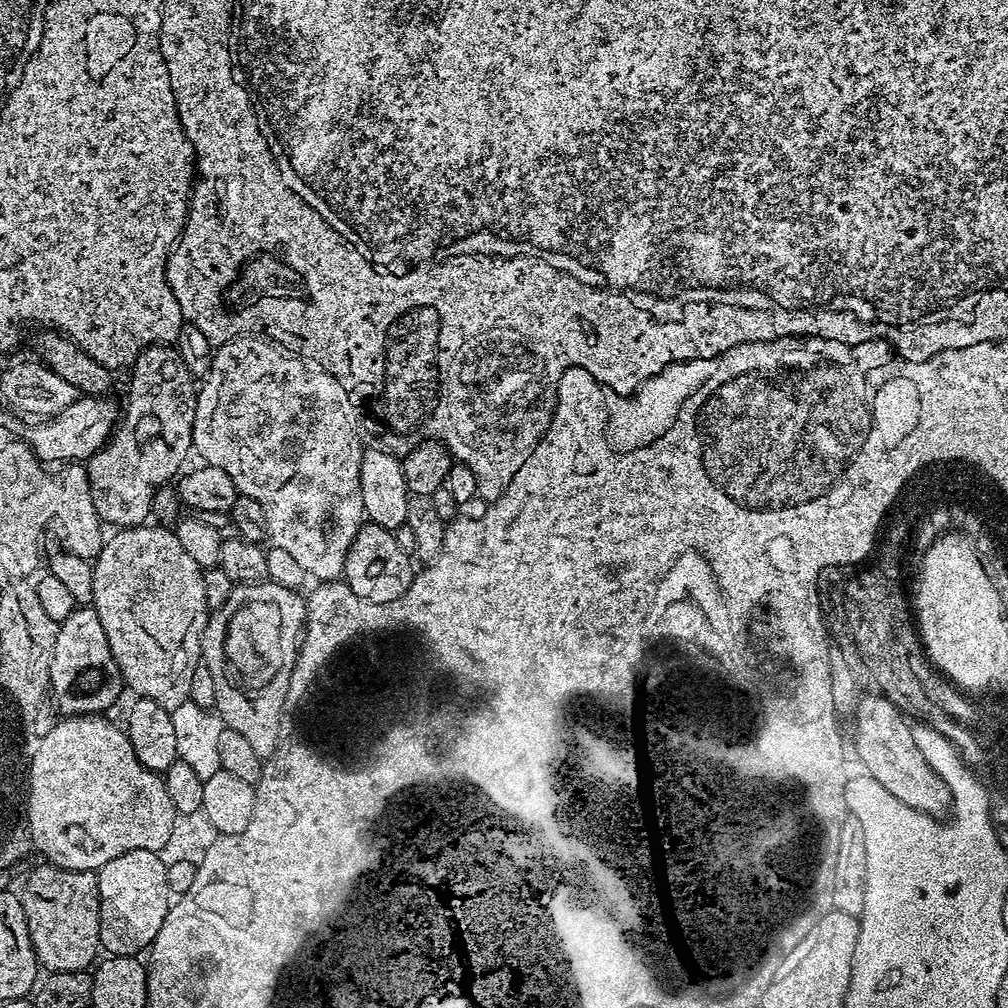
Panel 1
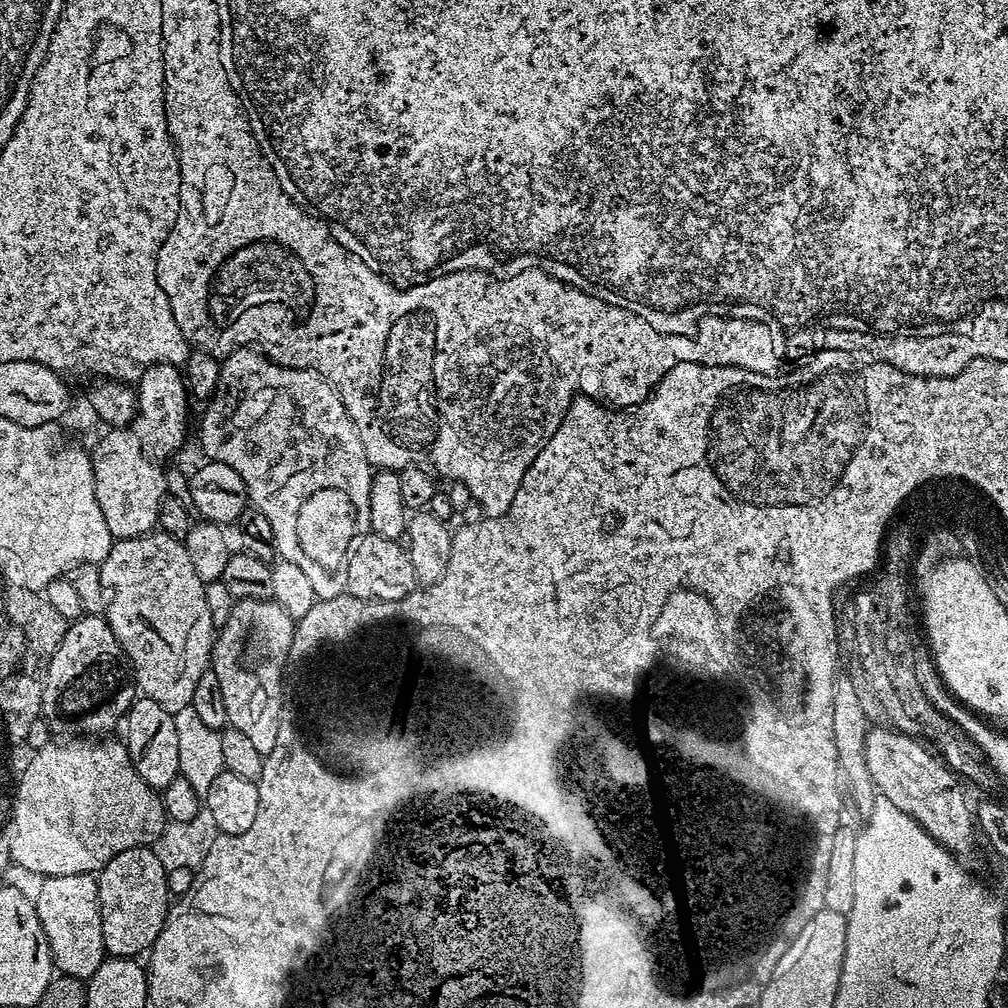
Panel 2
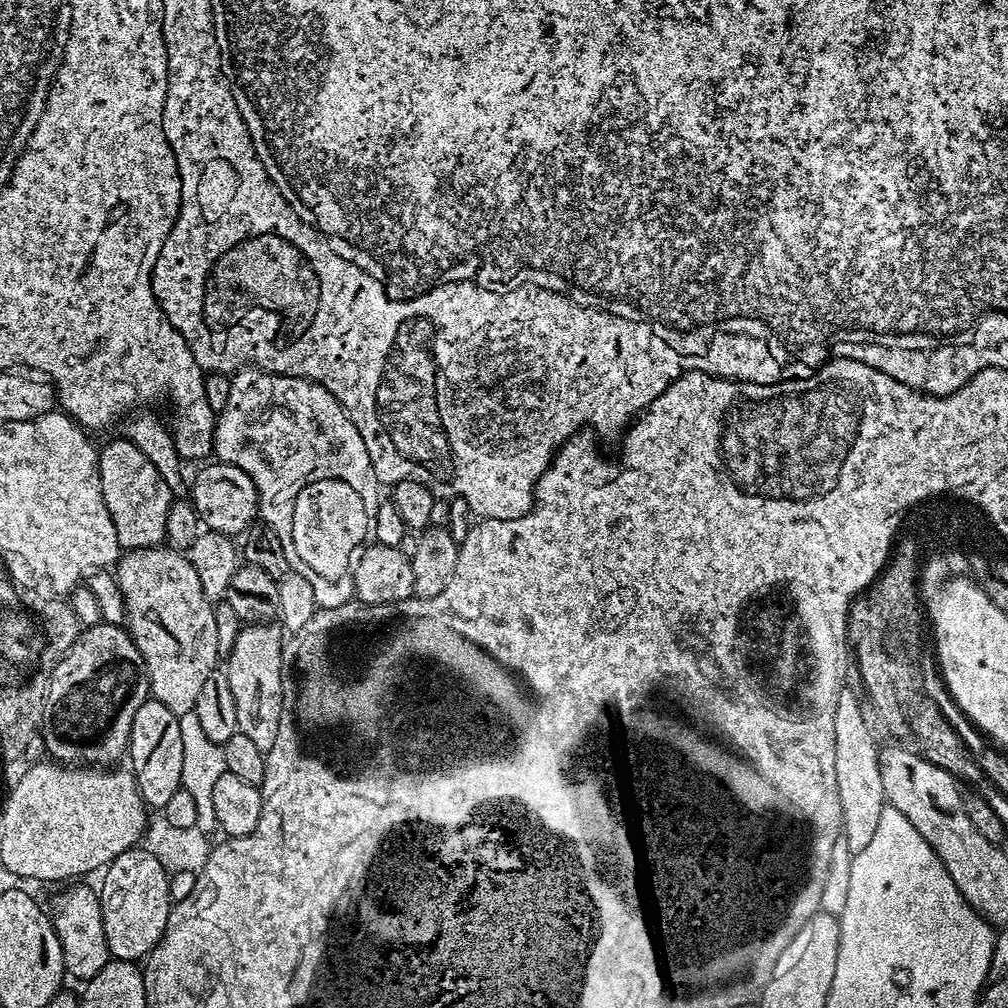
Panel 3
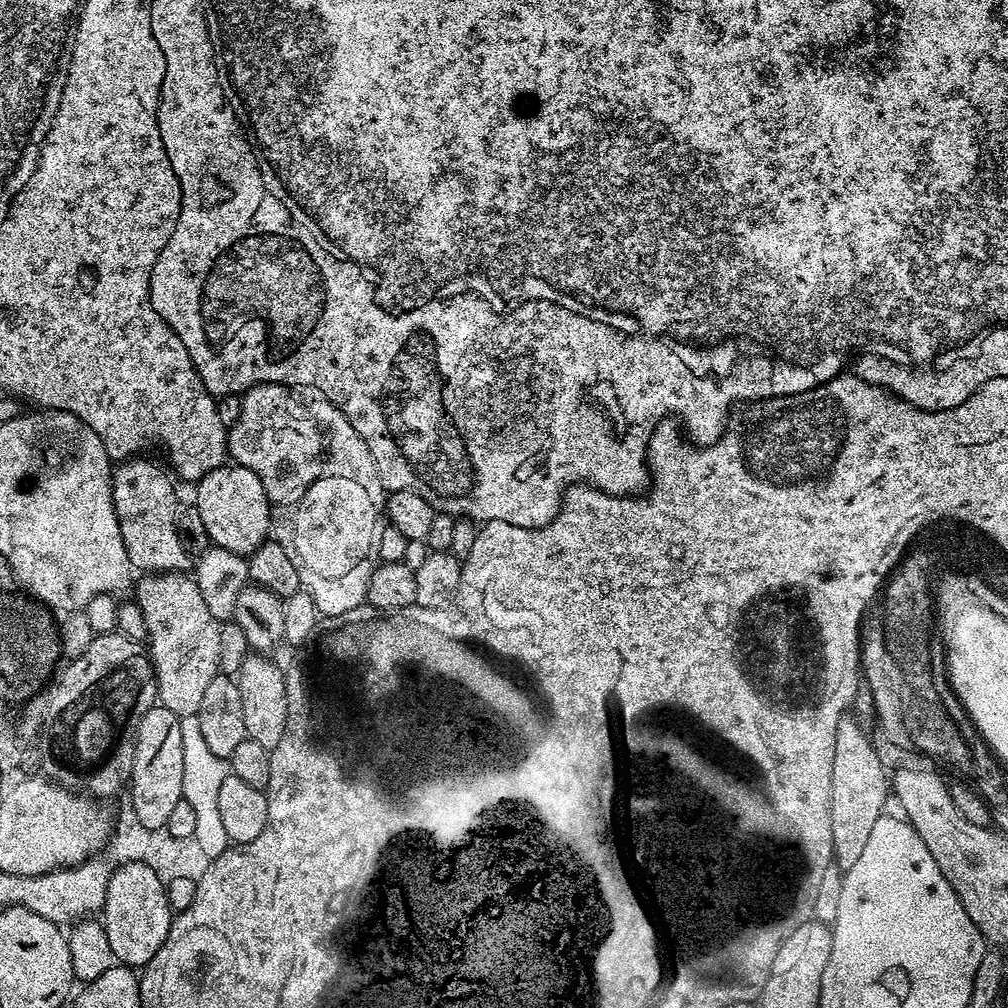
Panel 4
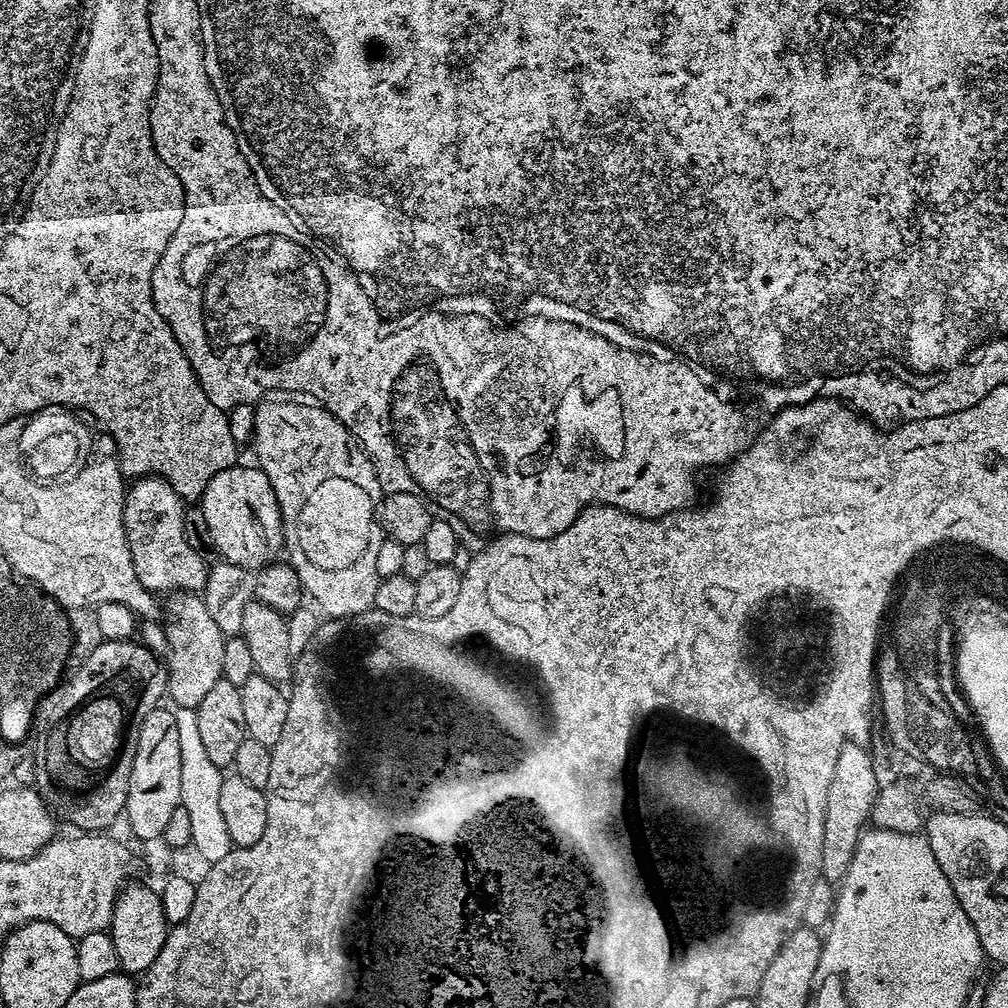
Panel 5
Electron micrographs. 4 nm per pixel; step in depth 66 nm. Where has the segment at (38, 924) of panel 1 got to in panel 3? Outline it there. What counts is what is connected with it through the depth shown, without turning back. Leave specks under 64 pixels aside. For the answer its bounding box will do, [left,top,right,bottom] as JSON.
[51,882,110,982]

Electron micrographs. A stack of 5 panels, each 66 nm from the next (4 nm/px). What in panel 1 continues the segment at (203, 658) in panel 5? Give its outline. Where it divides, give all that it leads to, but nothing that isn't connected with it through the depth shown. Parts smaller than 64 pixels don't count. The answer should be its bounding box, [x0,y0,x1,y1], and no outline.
[91,522,210,710]

